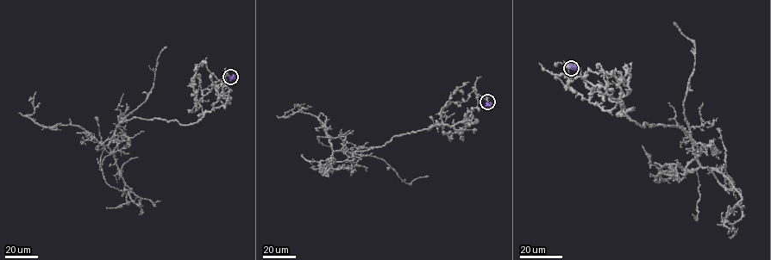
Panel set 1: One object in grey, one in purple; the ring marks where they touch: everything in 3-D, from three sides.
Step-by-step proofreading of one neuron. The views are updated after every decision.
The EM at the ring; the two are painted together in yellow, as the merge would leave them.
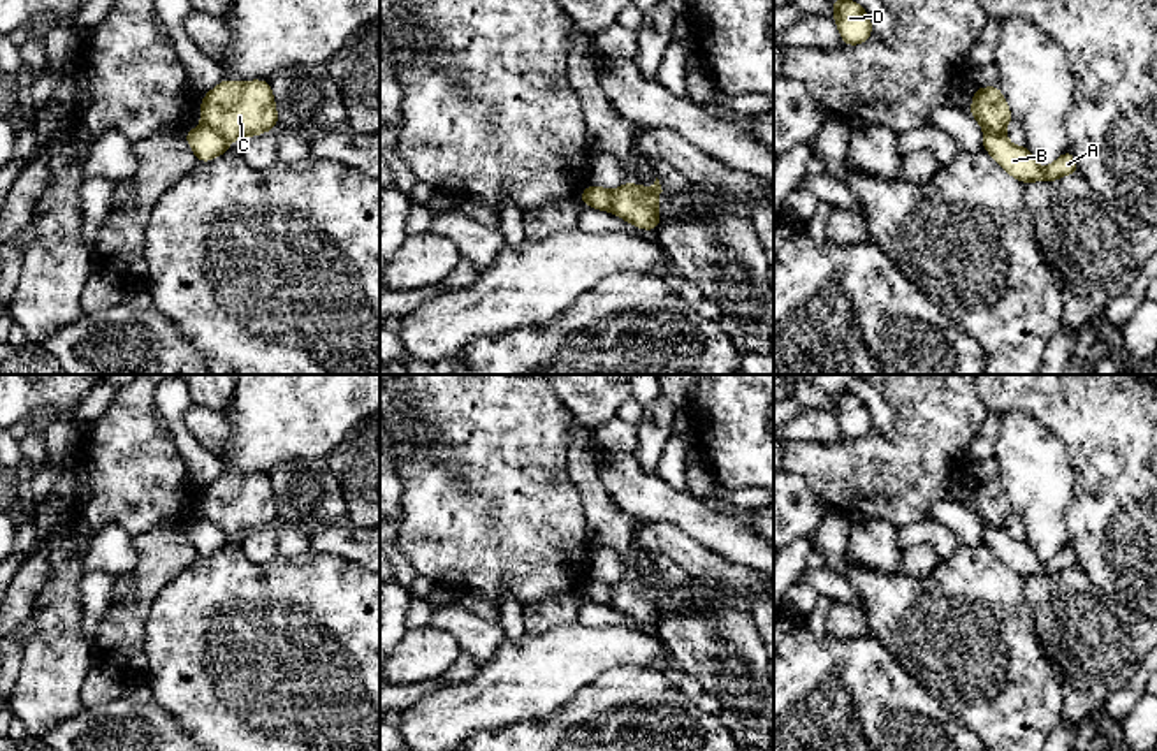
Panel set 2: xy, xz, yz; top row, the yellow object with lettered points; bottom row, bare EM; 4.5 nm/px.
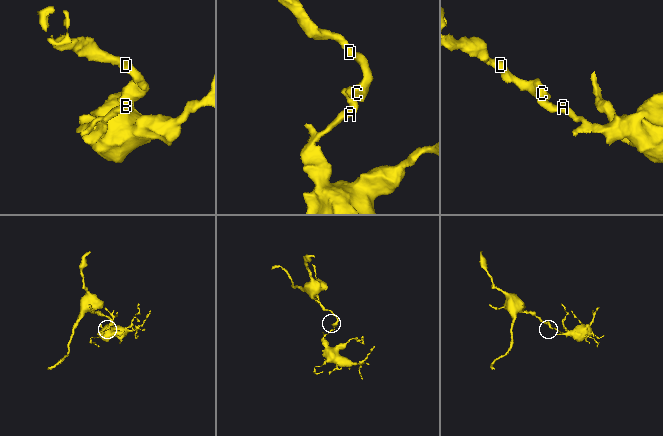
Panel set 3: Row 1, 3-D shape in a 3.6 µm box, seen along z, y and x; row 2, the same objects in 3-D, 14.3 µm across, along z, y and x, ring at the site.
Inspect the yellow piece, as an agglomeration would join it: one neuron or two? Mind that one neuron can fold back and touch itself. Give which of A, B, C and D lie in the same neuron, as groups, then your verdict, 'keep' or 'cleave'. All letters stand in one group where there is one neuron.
A B / C D | cleave

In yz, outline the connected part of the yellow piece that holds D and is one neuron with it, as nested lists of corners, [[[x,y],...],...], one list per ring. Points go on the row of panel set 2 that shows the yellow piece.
[[[832,0],[832,4],[835,9],[832,18],[839,26],[844,44],[856,46],[872,35],[872,23],[860,4],[853,0]]]

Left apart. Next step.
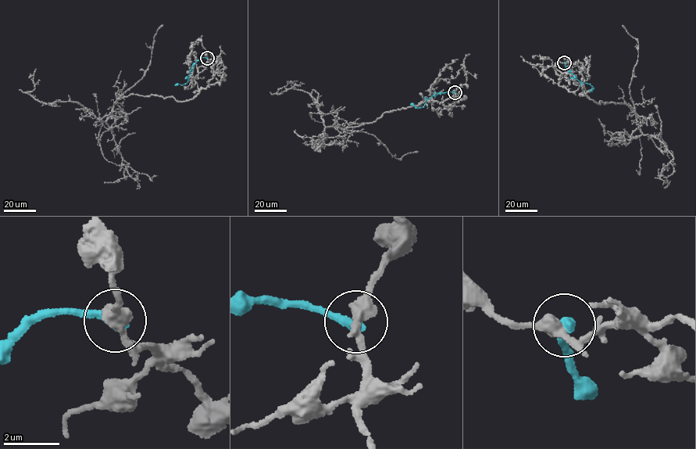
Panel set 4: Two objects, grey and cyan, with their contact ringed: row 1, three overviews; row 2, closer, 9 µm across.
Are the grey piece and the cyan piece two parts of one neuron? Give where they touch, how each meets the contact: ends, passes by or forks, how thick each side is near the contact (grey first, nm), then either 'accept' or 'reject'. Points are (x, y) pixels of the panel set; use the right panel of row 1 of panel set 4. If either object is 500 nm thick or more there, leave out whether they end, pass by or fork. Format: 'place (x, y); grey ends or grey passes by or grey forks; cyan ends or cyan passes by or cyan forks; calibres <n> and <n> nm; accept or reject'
place (564, 62); grey passes by; cyan ends; calibres 440 and 440 nm; reject

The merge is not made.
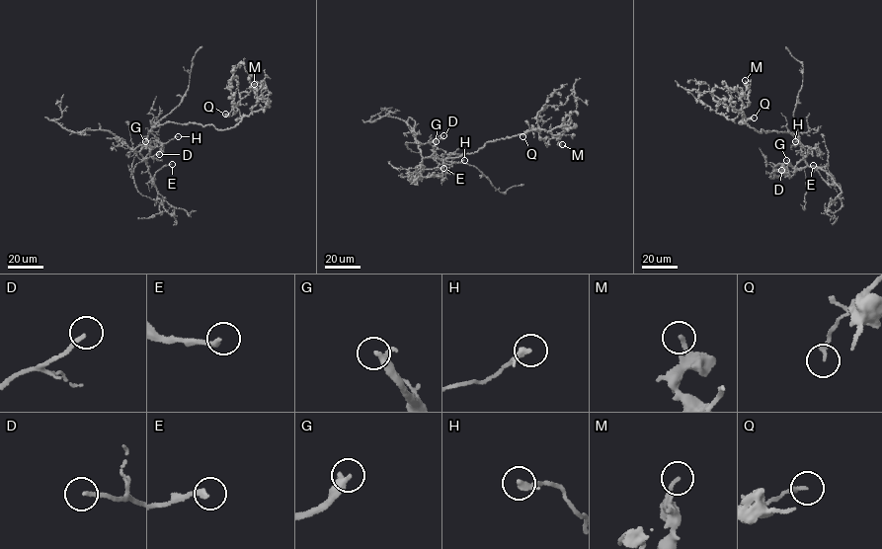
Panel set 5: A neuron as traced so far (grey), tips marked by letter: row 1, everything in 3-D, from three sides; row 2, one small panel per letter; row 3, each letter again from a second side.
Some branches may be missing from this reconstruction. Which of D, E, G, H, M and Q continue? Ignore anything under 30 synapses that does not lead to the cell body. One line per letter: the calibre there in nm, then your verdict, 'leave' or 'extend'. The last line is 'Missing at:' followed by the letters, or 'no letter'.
D: 160 nm thick; leave
E: 240 nm thick; leave
G: 360 nm thick; extend
H: 280 nm thick; leave
M: 170 nm thick; leave
Q: 180 nm thick; leave
Missing at: G

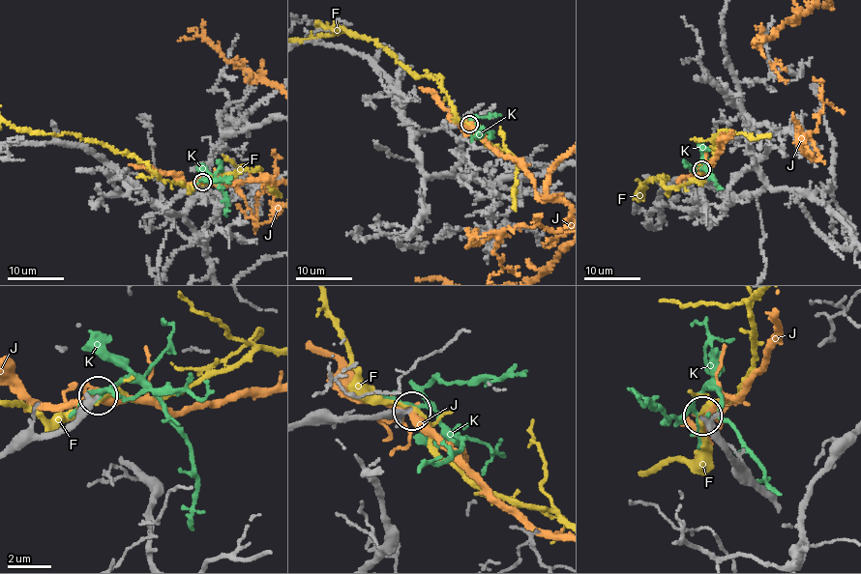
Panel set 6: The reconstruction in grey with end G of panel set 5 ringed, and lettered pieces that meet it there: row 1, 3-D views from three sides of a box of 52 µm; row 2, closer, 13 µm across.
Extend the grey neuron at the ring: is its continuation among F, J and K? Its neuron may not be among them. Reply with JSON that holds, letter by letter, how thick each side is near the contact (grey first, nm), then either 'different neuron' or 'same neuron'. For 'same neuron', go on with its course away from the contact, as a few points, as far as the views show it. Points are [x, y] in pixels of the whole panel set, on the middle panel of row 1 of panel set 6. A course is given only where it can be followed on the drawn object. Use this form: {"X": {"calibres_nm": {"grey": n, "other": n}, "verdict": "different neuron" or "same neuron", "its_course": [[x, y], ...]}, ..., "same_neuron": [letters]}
{"F": {"calibres_nm": {"grey": 420, "other": 200}, "verdict": "different neuron"}, "J": {"calibres_nm": {"grey": 440, "other": 240}, "verdict": "different neuron"}, "K": {"calibres_nm": {"grey": 240, "other": 140}, "verdict": "different neuron"}, "same_neuron": []}

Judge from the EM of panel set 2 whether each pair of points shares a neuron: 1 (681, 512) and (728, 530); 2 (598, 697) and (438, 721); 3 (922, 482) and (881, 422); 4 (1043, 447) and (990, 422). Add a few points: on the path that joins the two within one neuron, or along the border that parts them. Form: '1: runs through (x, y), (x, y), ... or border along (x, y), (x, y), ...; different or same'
1: runs through (693, 516), (716, 528); same
2: border along (598, 676), (553, 713), (530, 720); different
3: border along (878, 393), (892, 410), (890, 431); different
4: border along (1001, 414), (1001, 431), (992, 456); different

